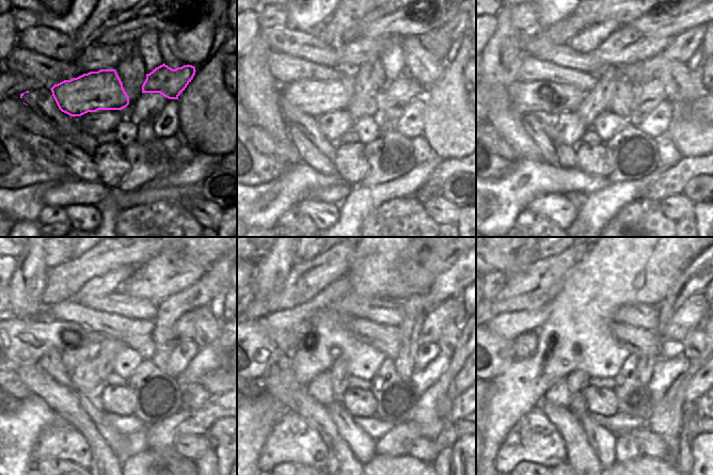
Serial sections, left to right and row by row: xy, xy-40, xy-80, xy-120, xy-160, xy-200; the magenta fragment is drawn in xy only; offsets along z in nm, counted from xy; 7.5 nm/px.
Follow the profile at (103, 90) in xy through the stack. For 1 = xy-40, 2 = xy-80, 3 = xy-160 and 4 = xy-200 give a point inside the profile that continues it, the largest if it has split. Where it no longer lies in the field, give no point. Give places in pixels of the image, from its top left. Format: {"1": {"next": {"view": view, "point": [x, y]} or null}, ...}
{"1": {"next": {"view": "xy-40", "point": [313, 97]}}, "2": {"next": {"view": "xy-80", "point": [552, 98]}}, "3": {"next": {"view": "xy-160", "point": [258, 346]}}, "4": {"next": {"view": "xy-200", "point": [497, 354]}}}

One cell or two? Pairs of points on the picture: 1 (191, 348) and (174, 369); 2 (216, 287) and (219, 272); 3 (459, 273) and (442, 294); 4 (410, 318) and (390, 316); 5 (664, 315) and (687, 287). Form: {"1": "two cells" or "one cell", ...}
{"1": "one cell", "2": "one cell", "3": "one cell", "4": "two cells", "5": "one cell"}

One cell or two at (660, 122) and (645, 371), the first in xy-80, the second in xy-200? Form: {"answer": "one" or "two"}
{"answer": "two"}

